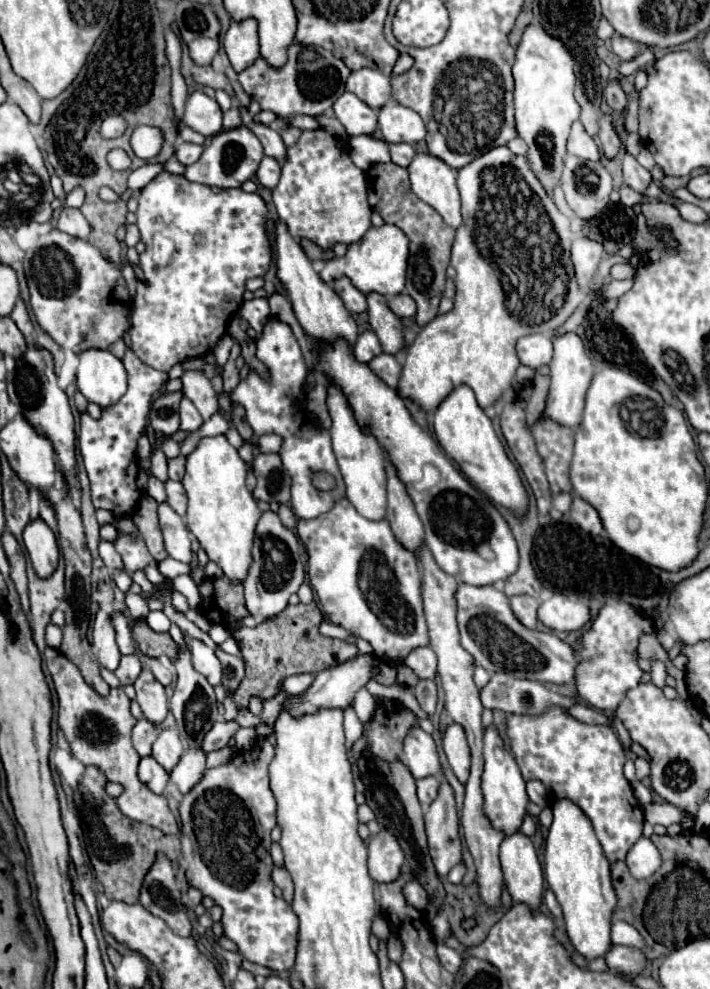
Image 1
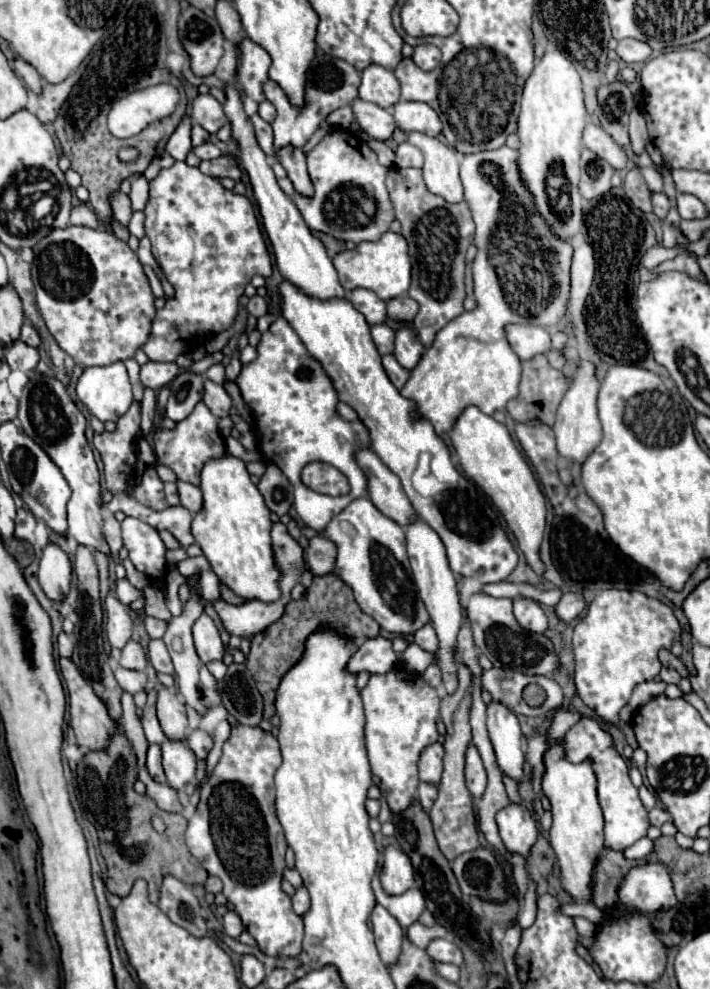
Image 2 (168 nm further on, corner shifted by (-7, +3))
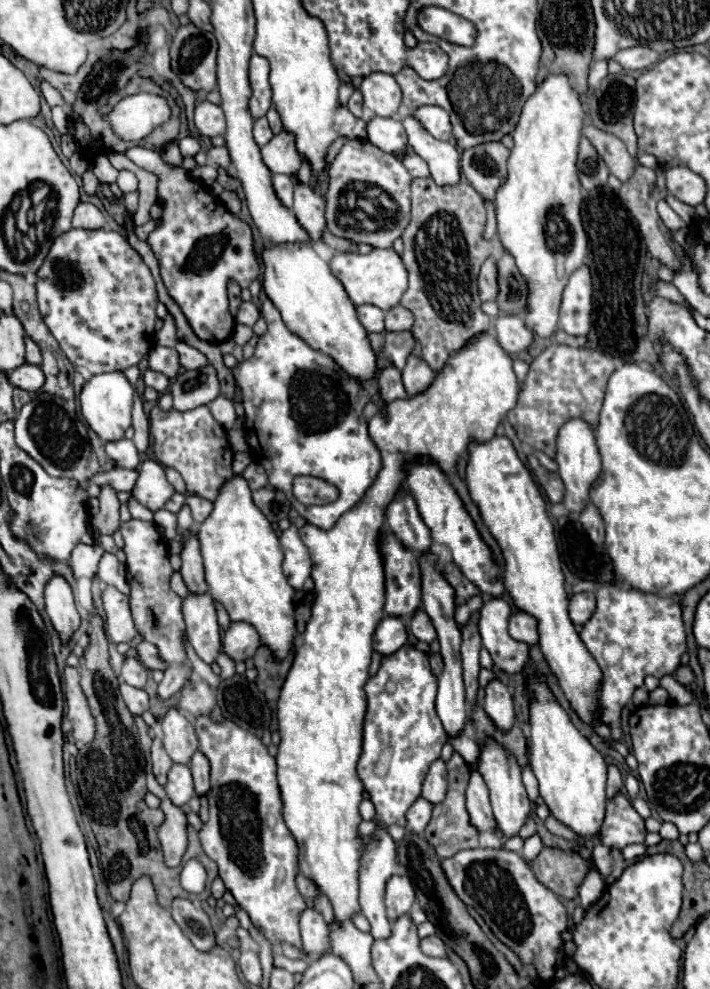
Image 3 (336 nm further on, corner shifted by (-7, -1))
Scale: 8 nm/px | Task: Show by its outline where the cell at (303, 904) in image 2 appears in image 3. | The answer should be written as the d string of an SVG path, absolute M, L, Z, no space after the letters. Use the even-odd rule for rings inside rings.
M306 907L300 915L300 931L304 953L310 959L318 959L322 953L328 951L328 923L322 915L310 907Z

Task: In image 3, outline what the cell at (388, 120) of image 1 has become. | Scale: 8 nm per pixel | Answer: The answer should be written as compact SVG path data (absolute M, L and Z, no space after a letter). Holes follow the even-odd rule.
M418 107L412 113L420 125L436 139L442 141L450 141L452 139L452 127L450 127L450 117L446 115L446 111L442 111L440 107Z

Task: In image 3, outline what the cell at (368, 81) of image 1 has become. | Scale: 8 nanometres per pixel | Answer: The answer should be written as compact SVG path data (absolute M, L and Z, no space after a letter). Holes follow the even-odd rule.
M370 73L362 79L360 91L364 95L364 107L372 109L380 117L396 115L402 105L402 91L396 79L388 73Z

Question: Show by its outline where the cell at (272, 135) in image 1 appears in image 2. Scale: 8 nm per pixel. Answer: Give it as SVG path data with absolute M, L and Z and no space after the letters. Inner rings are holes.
M284 147L282 151L278 151L278 161L284 165L298 195L306 195L306 197L314 195L314 187L310 183L310 175L306 169L306 155L300 149Z

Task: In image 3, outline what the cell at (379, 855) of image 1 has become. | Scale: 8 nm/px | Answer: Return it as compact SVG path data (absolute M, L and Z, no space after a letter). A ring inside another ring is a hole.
M392 875L386 883L386 911L388 919L394 921L398 915L410 911L414 903L414 887L408 875Z

